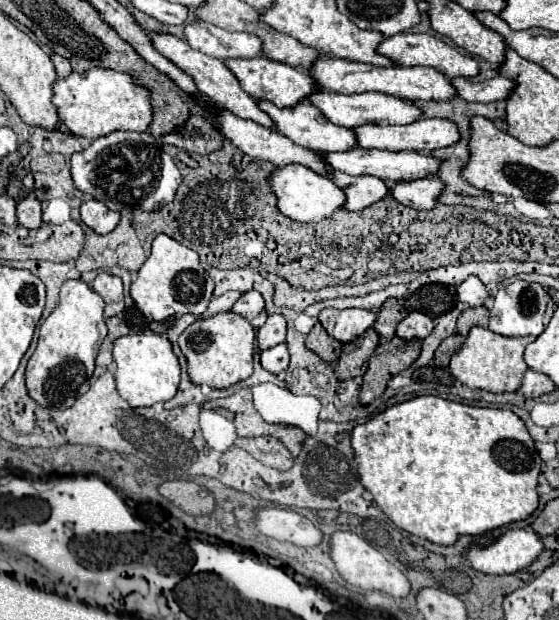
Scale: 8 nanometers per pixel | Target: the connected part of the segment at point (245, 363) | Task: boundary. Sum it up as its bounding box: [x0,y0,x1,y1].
[179,311,255,389]

